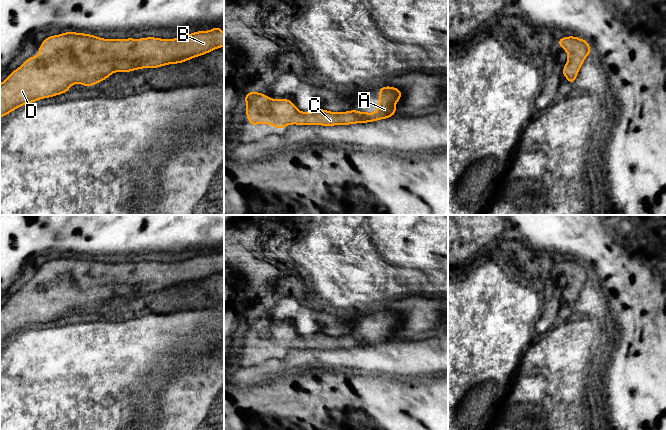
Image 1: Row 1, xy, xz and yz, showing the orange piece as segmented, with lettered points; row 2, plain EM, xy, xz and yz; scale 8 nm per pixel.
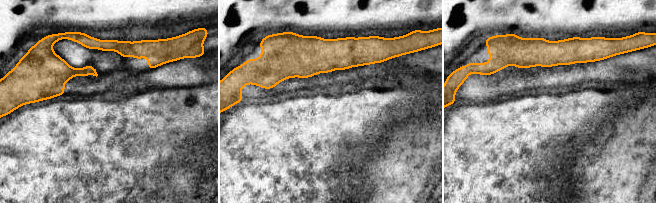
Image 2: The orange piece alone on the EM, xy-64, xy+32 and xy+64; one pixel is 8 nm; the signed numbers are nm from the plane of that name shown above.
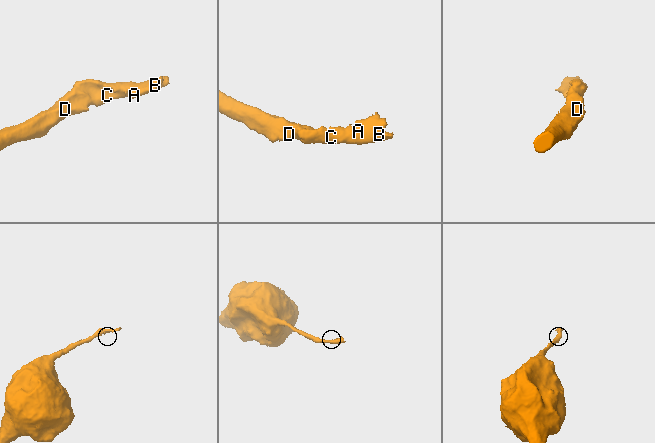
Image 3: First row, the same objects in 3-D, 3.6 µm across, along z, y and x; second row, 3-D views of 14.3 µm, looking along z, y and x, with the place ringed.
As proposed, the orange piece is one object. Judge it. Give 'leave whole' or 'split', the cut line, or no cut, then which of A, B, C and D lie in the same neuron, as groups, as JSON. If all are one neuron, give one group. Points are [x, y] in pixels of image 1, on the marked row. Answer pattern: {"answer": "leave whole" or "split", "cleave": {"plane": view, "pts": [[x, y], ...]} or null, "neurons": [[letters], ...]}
{"answer": "leave whole", "cleave": null, "neurons": [["A", "B", "C", "D"]]}

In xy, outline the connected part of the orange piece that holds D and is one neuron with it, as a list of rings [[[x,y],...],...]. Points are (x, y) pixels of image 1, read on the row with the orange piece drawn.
[[[221,26],[175,39],[103,39],[92,34],[72,31],[49,36],[42,41],[38,56],[29,57],[0,84],[0,118],[24,104],[68,92],[73,84],[91,87],[104,81],[114,72],[132,72],[142,68],[152,69],[179,64],[223,46],[224,33]]]

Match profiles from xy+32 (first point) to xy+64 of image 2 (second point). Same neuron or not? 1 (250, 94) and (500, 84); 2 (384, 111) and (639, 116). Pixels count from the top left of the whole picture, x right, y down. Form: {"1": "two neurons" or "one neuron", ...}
{"1": "one neuron", "2": "two neurons"}

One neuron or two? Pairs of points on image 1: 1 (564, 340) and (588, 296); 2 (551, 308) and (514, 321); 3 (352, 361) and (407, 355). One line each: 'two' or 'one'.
1: two
2: two
3: one

